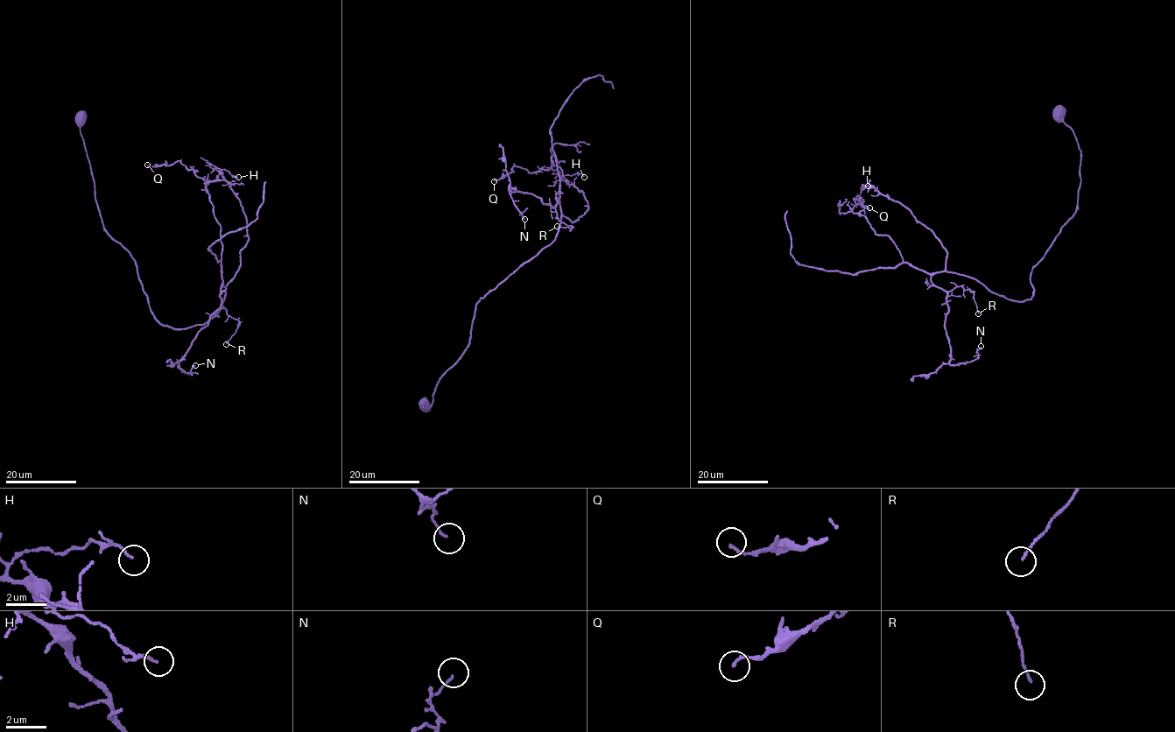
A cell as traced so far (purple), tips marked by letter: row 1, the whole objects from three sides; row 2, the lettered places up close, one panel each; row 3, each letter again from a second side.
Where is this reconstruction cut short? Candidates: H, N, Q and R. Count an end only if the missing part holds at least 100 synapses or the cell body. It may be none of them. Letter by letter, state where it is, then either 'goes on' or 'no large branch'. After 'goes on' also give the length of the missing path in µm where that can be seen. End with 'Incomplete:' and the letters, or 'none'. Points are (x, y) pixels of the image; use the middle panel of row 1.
H: (584, 177) | no large branch
N: (524, 219) | no large branch
Q: (494, 181) | no large branch
R: (557, 226) | no large branch
Incomplete: none

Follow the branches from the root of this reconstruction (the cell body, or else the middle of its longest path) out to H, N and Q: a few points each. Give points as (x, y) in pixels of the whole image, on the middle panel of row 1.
H: (424, 405), (468, 343), (480, 298), (555, 239), (560, 215), (587, 210), (561, 179), (584, 177)
N: (424, 405), (468, 343), (480, 298), (555, 239), (559, 201), (544, 204), (510, 185), (524, 219)
Q: (424, 405), (468, 343), (480, 298), (558, 231), (560, 167), (513, 166), (494, 181)

